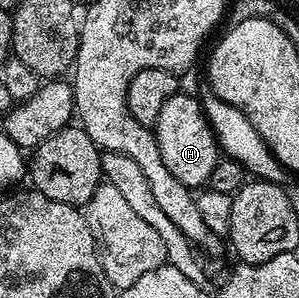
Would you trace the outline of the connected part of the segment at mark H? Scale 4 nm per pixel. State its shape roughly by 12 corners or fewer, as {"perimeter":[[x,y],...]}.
{"perimeter":[[196,94],[172,95],[155,134],[175,181],[204,188],[219,148]]}

